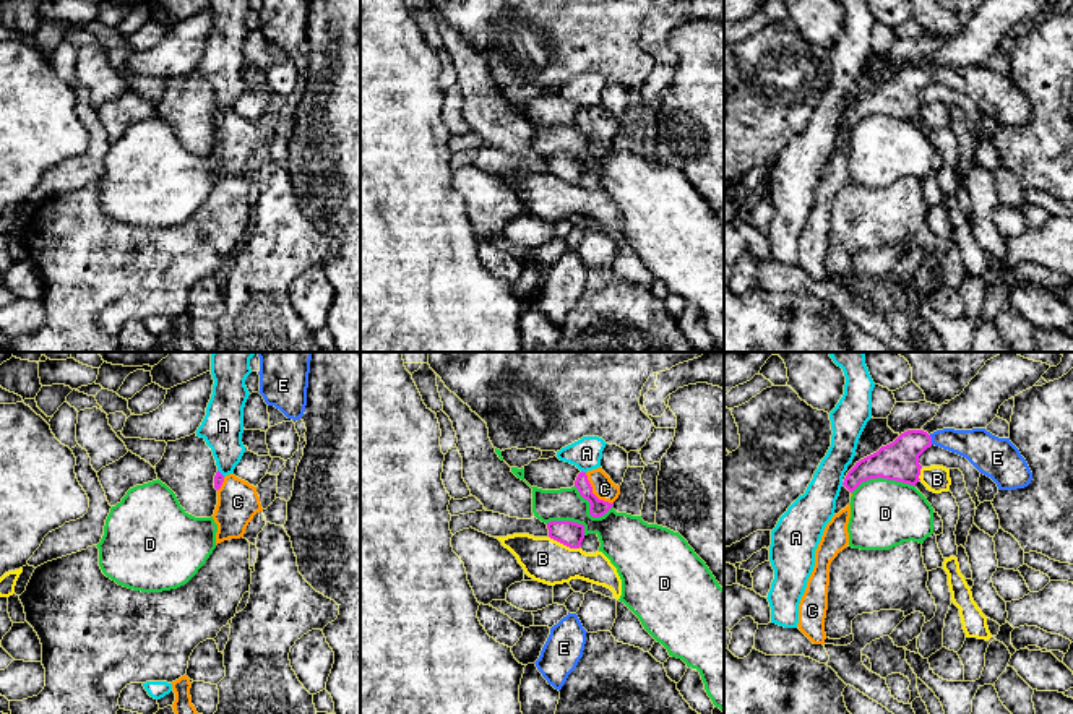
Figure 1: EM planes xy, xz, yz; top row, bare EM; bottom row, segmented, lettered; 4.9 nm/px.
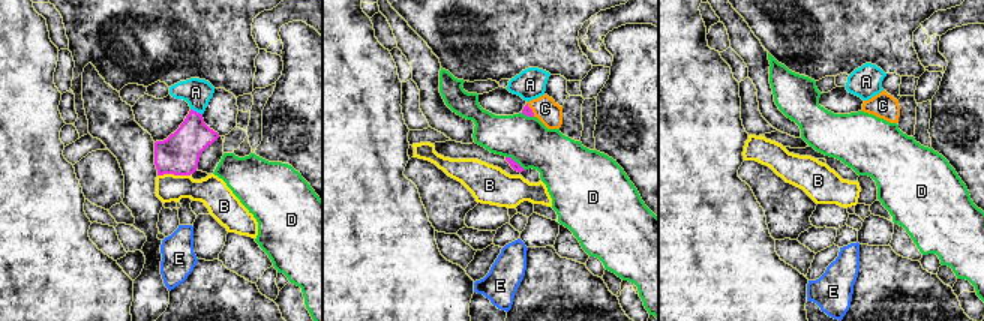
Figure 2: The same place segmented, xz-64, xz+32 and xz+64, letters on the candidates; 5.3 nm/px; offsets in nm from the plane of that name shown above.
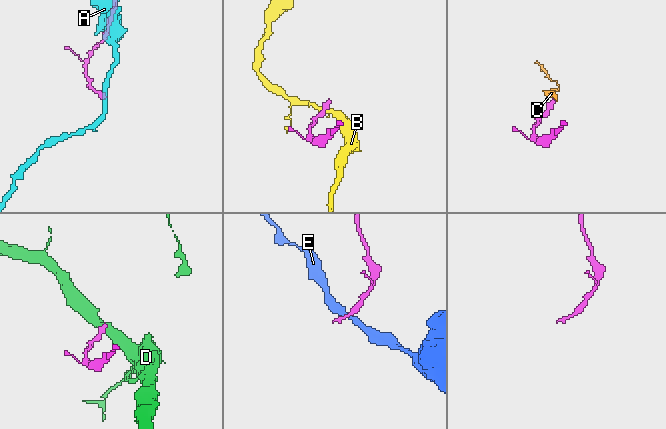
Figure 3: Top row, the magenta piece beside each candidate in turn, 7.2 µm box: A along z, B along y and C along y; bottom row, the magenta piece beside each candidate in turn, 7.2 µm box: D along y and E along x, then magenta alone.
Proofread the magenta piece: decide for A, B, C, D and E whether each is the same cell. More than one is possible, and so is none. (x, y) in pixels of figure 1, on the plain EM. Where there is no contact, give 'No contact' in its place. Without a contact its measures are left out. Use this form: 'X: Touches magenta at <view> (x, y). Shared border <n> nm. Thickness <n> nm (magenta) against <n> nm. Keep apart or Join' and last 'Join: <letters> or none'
A: Touches magenta at xz (581, 107). Shared border 30 nm. Thickness 90 nm (magenta) against 160 nm. Keep apart
B: Touches magenta at xz (564, 180). Shared border 170 nm. Thickness 120 nm (magenta) against 220 nm. Keep apart
C: Touches magenta at xz (591, 129). Shared border 220 nm. Thickness 90 nm (magenta) against 110 nm. Join
D: Touches magenta at yz (882, 114). Shared border 320 nm. Thickness 190 nm (magenta) against 340 nm. Keep apart
E: Touches magenta at yz (930, 77). Shared border 50 nm. Thickness 190 nm (magenta) against 180 nm. Keep apart
Join: C

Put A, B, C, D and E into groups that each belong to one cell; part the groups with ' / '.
A / B / C / D / E

